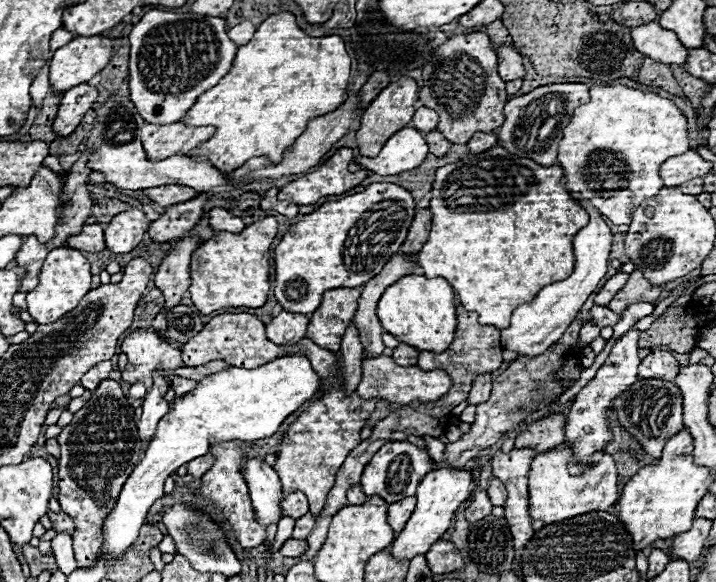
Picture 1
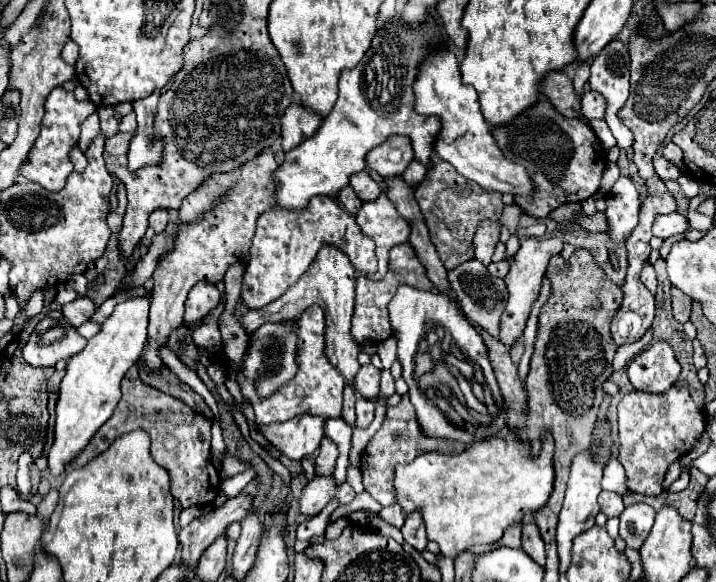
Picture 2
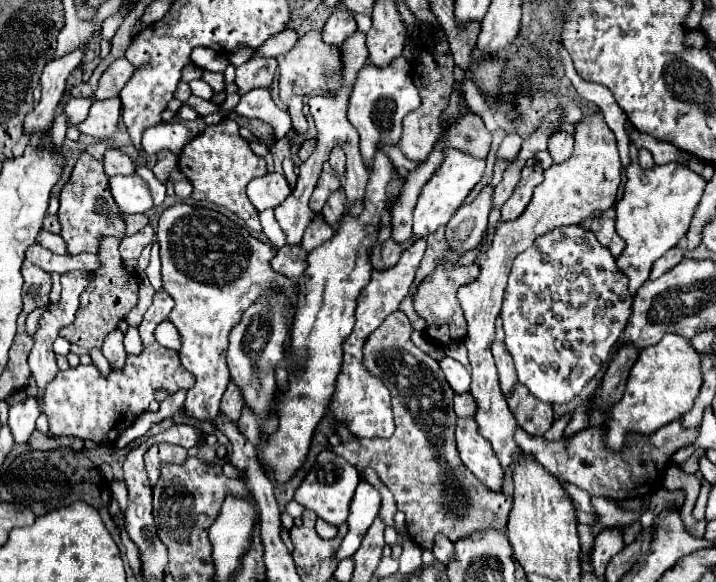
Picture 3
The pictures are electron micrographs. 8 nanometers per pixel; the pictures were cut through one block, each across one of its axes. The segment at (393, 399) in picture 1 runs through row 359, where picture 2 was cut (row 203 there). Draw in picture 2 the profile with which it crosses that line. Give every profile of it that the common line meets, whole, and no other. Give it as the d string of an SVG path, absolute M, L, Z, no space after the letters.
M380 194L374 202L364 202L360 212L356 214L356 224L364 232L364 236L372 238L376 244L376 256L378 256L378 270L372 274L366 274L366 278L378 282L388 272L388 252L392 246L404 244L410 234L408 222L396 212L394 204Z

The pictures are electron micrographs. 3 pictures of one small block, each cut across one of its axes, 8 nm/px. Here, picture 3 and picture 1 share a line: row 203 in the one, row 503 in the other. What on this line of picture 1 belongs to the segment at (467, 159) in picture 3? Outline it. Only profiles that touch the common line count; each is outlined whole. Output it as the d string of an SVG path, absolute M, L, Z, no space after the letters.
M440 468L426 474L426 478L418 484L416 510L408 520L406 528L396 536L394 544L390 546L392 554L396 558L414 558L418 554L424 554L450 528L456 510L468 500L472 488L474 488L474 478L468 470L462 468Z

